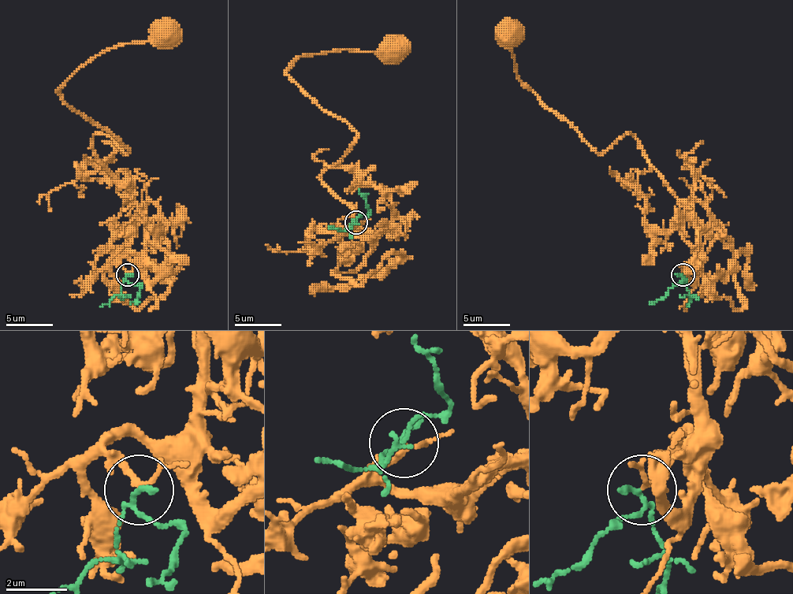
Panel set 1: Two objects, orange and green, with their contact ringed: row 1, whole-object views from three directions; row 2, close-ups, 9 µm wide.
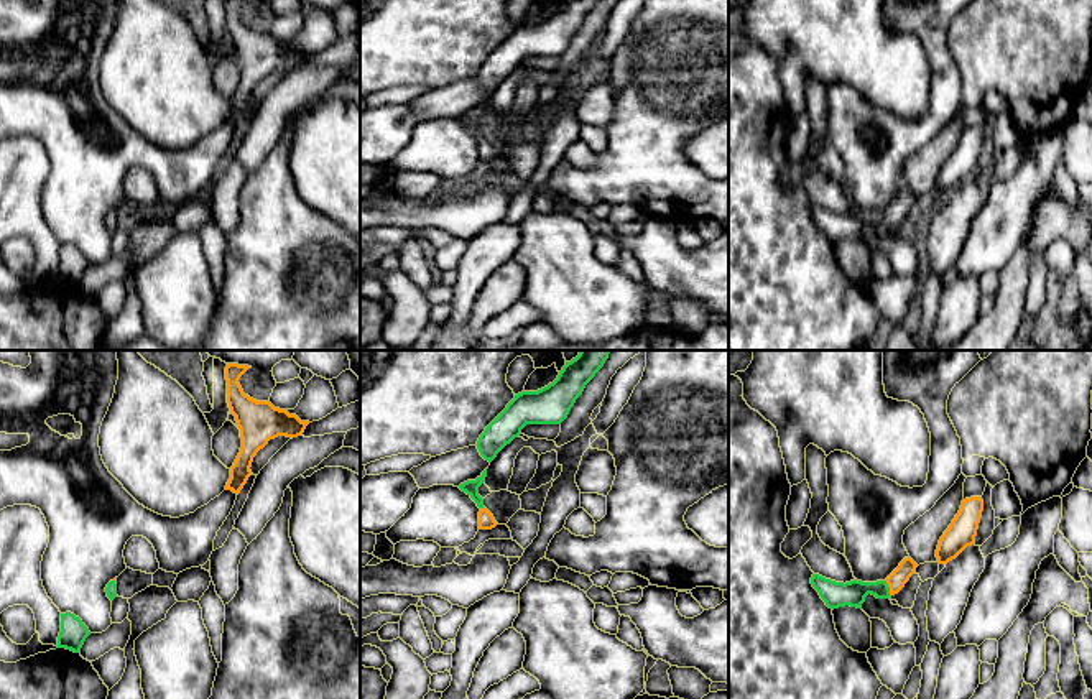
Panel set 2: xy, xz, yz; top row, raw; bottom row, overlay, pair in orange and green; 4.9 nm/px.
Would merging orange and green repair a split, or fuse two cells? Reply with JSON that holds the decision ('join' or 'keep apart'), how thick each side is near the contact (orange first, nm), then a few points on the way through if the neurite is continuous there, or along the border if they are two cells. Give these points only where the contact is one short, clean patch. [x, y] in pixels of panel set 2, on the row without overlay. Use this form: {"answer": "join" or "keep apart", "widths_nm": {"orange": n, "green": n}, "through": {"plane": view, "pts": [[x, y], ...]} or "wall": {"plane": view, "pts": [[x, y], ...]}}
{"answer": "join", "widths_nm": {"orange": 90, "green": 120}, "through": {"plane": "yz", "pts": [[900, 208], [888, 217], [864, 219], [854, 224]]}}

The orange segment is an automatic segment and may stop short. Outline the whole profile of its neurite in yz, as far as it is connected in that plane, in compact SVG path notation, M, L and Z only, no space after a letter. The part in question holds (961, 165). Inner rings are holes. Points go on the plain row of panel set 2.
M982 128L962 132L960 141L939 171L936 189L939 196L956 191L967 178L975 174L983 143Z

